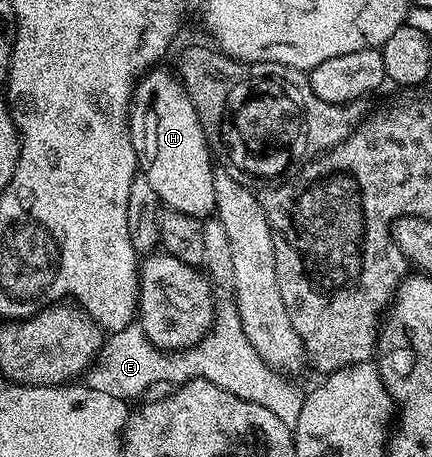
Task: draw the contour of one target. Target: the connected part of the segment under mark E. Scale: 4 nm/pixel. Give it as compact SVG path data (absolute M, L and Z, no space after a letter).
M133 323L125 329L112 331L106 337L97 361L85 372L83 382L91 390L131 402L155 384L180 384L181 362L177 362L175 352L162 352L158 349L141 326Z

